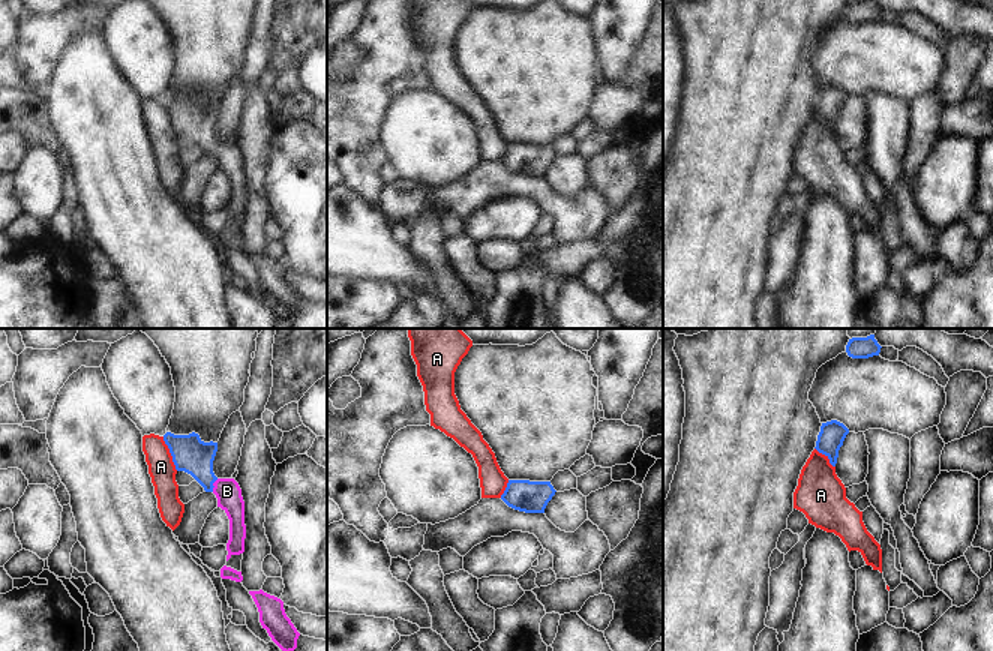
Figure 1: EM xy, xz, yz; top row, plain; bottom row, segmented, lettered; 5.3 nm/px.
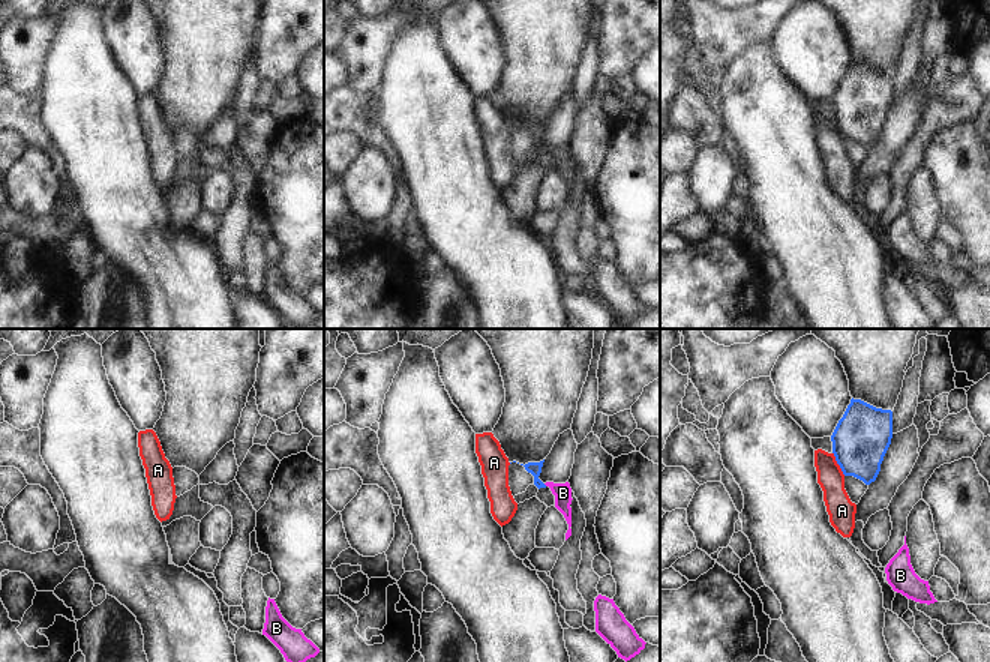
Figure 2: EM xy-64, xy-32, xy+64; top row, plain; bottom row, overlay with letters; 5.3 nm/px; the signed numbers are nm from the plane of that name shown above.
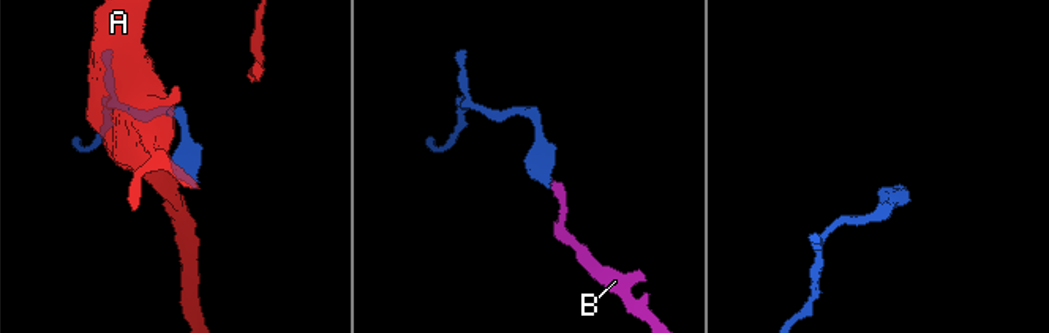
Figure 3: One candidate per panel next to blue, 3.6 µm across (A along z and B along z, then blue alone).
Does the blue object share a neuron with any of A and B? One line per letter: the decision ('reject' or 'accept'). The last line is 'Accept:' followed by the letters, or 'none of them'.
A: reject
B: accept
Accept: B

